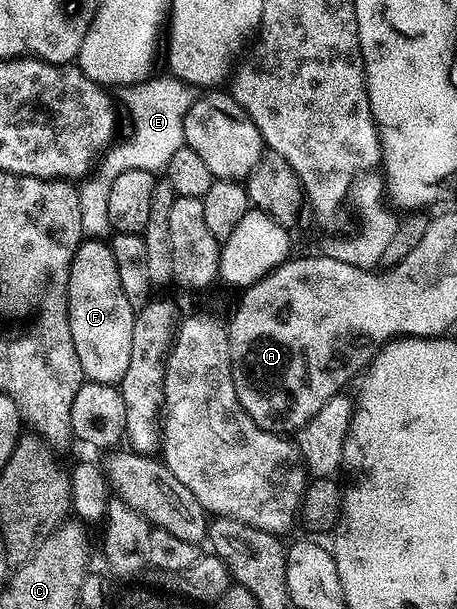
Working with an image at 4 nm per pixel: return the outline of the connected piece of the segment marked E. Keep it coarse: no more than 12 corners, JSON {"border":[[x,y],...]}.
{"border":[[181,79],[121,88],[134,132],[101,156],[76,198],[82,230],[106,237],[108,189],[161,172],[186,142],[196,95]]}

